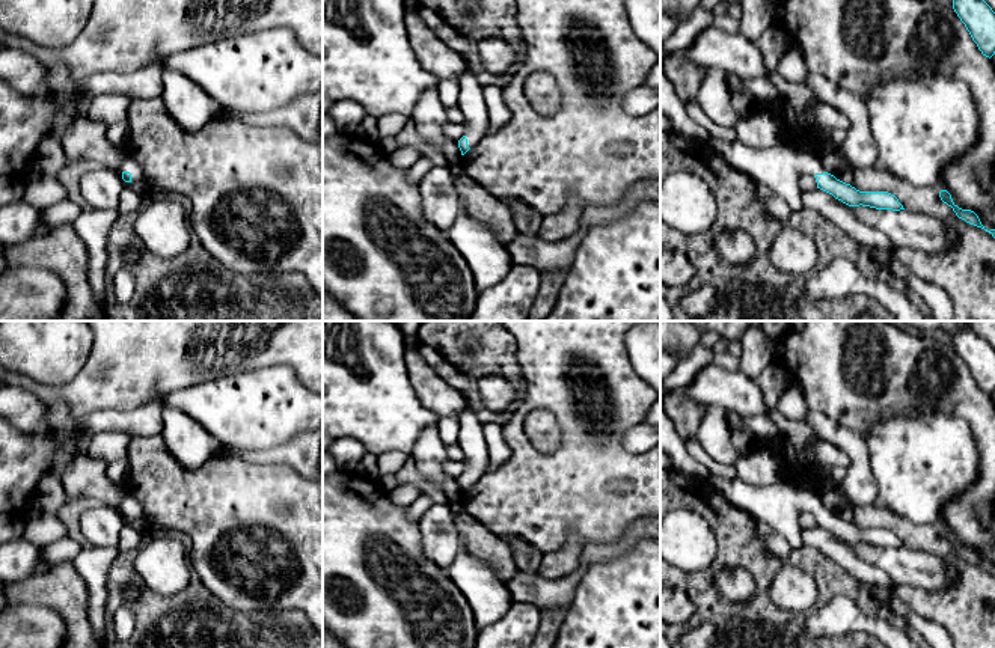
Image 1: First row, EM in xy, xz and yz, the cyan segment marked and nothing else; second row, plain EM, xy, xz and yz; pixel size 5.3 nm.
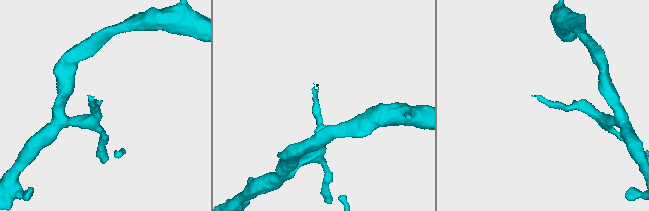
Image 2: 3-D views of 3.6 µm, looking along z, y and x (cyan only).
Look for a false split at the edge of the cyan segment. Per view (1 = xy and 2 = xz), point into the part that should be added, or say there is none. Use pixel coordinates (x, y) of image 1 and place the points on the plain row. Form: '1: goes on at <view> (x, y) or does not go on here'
1: goes on at xy (128, 501)
2: goes on at xz (472, 442)

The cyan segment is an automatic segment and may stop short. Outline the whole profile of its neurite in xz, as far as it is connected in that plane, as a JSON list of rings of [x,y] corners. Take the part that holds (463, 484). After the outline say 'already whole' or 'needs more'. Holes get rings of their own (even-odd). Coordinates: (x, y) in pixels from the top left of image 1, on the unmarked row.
[[[466,405],[458,417],[460,423],[460,448],[464,455],[466,469],[457,479],[464,493],[473,485],[484,473],[488,463],[488,448],[484,439],[482,423],[475,411]]]; needs more

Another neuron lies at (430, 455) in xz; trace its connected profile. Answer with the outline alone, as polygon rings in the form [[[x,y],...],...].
[[[428,426],[419,433],[410,457],[415,460],[419,473],[439,488],[448,500],[461,497],[457,478],[446,472],[446,446],[437,426]]]

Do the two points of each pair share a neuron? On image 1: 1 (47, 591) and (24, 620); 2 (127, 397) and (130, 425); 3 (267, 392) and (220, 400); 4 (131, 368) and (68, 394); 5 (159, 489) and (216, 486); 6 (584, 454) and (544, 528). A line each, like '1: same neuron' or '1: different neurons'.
1: different neurons
2: different neurons
3: same neuron
4: same neuron
5: same neuron
6: same neuron

